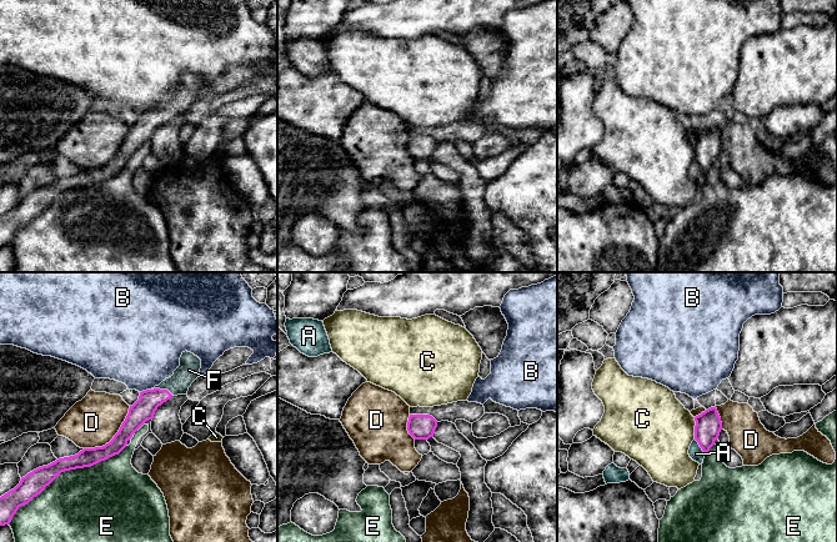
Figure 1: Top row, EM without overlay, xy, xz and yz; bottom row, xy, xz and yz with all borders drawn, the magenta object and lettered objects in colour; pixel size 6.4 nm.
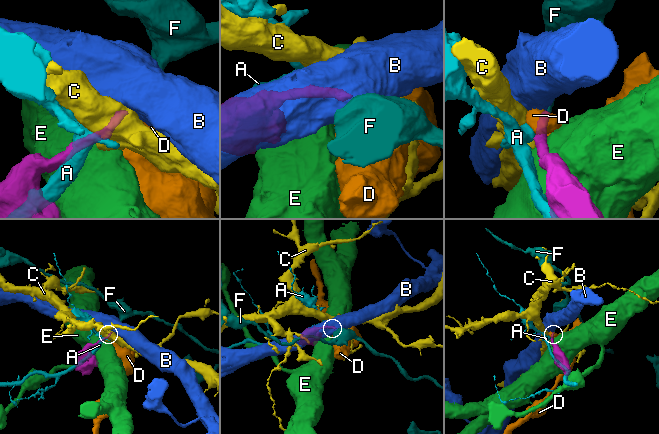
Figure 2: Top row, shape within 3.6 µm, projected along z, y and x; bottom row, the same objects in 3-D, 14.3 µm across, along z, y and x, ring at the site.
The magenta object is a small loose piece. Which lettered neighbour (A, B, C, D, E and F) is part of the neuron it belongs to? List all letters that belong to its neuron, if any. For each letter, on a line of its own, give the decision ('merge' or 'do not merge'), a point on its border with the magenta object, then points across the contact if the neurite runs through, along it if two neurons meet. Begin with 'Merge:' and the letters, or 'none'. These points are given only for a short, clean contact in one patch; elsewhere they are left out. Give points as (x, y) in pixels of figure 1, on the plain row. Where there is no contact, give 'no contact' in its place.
Merge: F
A: do not merge; contact yz (700, 166)
B: do not merge; contact xy (146, 110); border xy (150, 109), (140, 113)
C: do not merge; contact yz (695, 149); border yz (693, 137), (695, 159)
D: do not merge; contact xy (114, 156)
E: do not merge; contact xy (65, 190)
F: merge; contact xy (163, 110); way xy (144, 129), (163, 110), (173, 106), (189, 90)

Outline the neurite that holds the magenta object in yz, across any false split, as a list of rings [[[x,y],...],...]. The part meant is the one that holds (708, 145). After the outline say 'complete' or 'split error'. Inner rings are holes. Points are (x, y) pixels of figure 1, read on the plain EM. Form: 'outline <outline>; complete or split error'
outline [[[711,127],[695,137],[695,160],[706,175],[715,165],[722,150],[721,137],[716,127]]]; complete

